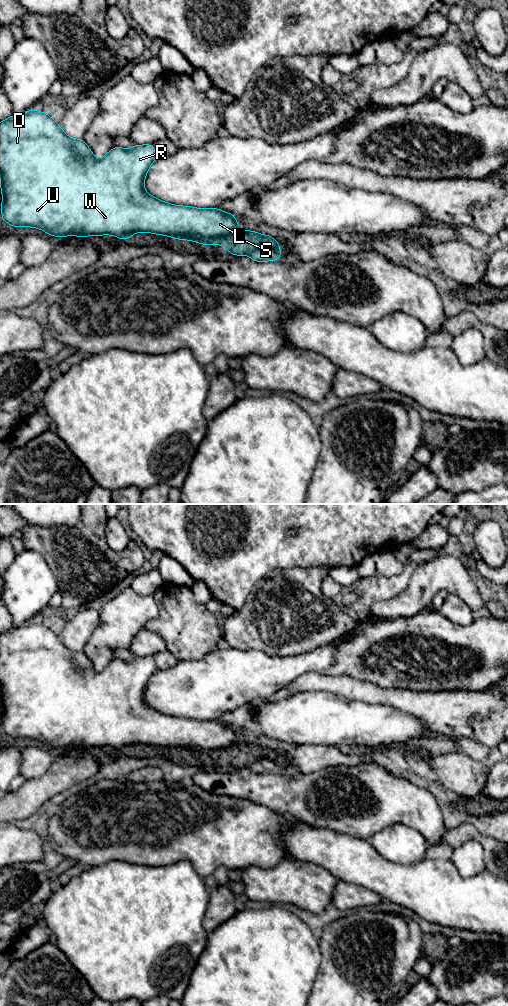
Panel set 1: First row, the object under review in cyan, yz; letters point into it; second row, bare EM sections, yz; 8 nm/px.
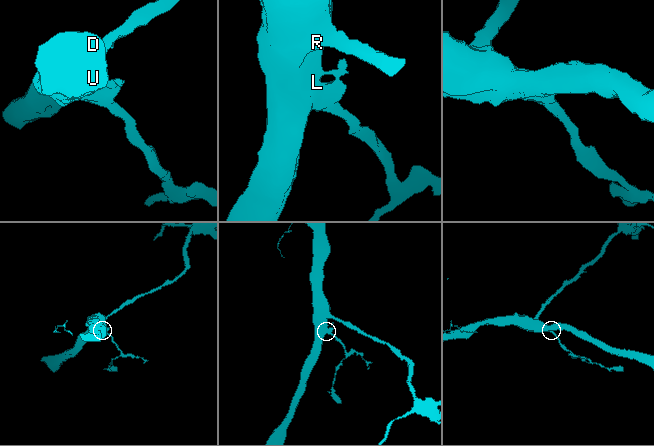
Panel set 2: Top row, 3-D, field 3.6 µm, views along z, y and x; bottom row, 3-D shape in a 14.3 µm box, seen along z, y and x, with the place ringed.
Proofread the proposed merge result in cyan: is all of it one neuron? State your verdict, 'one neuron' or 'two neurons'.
two neurons

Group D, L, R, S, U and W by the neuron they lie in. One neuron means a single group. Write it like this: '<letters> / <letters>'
D L R U W / S

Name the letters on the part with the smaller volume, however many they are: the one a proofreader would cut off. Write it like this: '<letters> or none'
S

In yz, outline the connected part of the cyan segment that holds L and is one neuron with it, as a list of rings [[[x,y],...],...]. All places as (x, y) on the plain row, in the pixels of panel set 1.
[[[32,621],[12,627],[0,634],[2,732],[17,740],[34,739],[47,744],[49,748],[63,751],[67,747],[82,750],[106,746],[126,752],[136,744],[147,744],[204,757],[219,757],[230,746],[245,743],[237,737],[236,729],[231,725],[217,720],[173,717],[149,707],[144,701],[144,692],[157,670],[153,656],[146,656],[134,657],[130,661],[114,659],[101,671],[95,671],[83,651],[68,649],[48,626]]]

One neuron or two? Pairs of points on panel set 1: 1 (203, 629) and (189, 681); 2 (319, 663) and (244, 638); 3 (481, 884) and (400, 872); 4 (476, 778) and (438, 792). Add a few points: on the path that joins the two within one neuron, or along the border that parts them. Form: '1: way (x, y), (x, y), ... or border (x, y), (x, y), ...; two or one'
1: border (216, 648), (200, 658), (185, 658), (178, 661); two
2: border (316, 647), (294, 655), (270, 655); two
3: way (461, 885), (420, 885); one
4: border (433, 770), (438, 779), (460, 797); two

